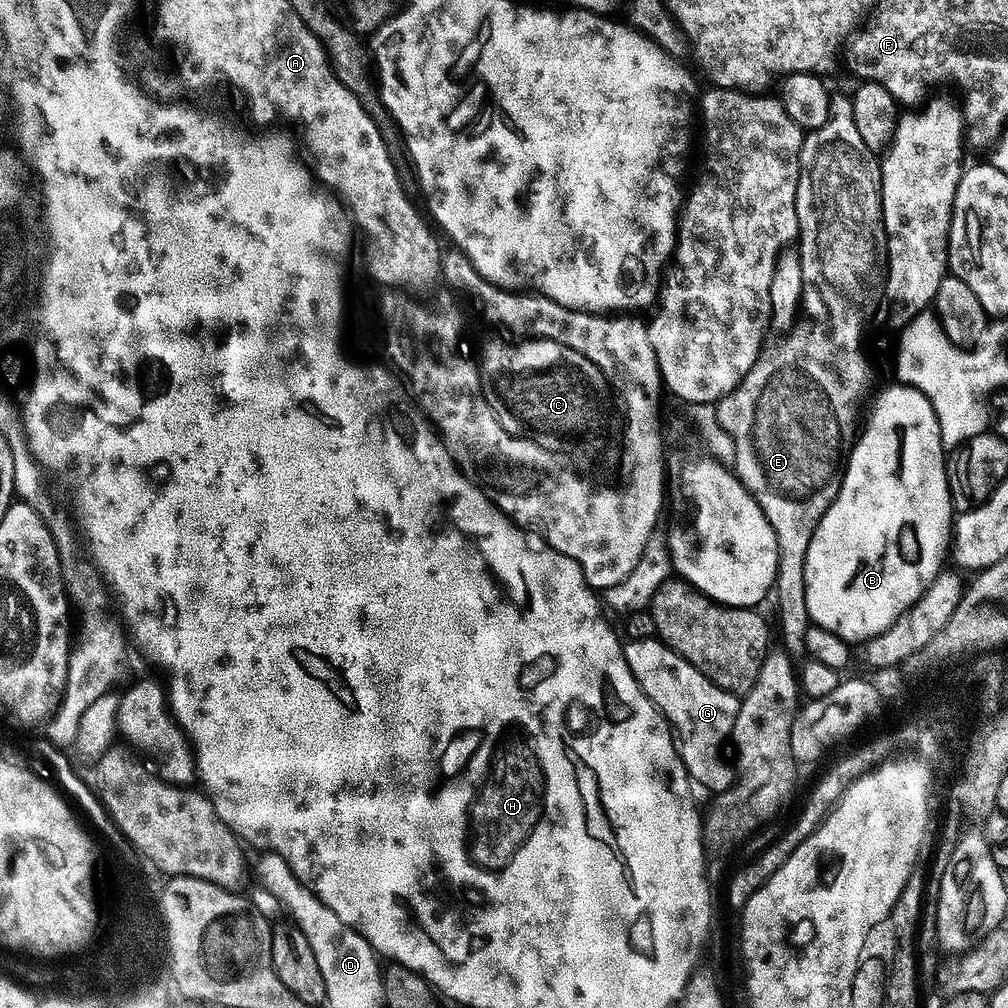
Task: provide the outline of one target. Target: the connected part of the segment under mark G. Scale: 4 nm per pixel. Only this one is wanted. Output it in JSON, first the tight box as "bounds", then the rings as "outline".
{"bounds":[624,638,741,794],"outline":[[[659,638],[629,639],[624,644],[624,657],[626,658],[626,666],[630,666],[638,686],[644,691],[646,698],[650,698],[650,702],[654,702],[656,709],[672,725],[672,731],[678,737],[680,757],[686,766],[689,777],[699,787],[701,784],[702,787],[709,788],[712,794],[728,791],[734,784],[734,768],[729,761],[728,764],[724,761],[724,744],[726,748],[736,721],[736,715],[740,709],[741,697],[735,696],[732,692],[723,692],[714,681],[706,678],[706,674],[699,672],[693,664],[686,662],[686,658],[682,658]]]}

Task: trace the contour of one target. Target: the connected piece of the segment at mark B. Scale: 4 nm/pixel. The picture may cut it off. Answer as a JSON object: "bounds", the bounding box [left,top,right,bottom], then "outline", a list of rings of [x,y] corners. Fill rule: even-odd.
{"bounds":[802,382,954,642],"outline":[[[892,382],[889,388],[884,388],[876,396],[876,405],[868,412],[868,421],[863,421],[858,435],[846,456],[844,477],[840,483],[838,494],[834,502],[826,510],[826,514],[818,522],[814,534],[810,538],[808,553],[804,559],[802,583],[806,586],[806,606],[808,619],[817,628],[825,628],[838,638],[849,642],[867,642],[882,634],[891,626],[903,612],[908,612],[910,606],[918,600],[925,590],[934,582],[934,578],[945,567],[944,556],[949,555],[950,541],[954,527],[954,511],[952,512],[954,497],[948,488],[948,470],[946,467],[946,449],[940,440],[938,418],[934,414],[934,406],[930,404],[926,394],[912,388],[909,384]]]}

